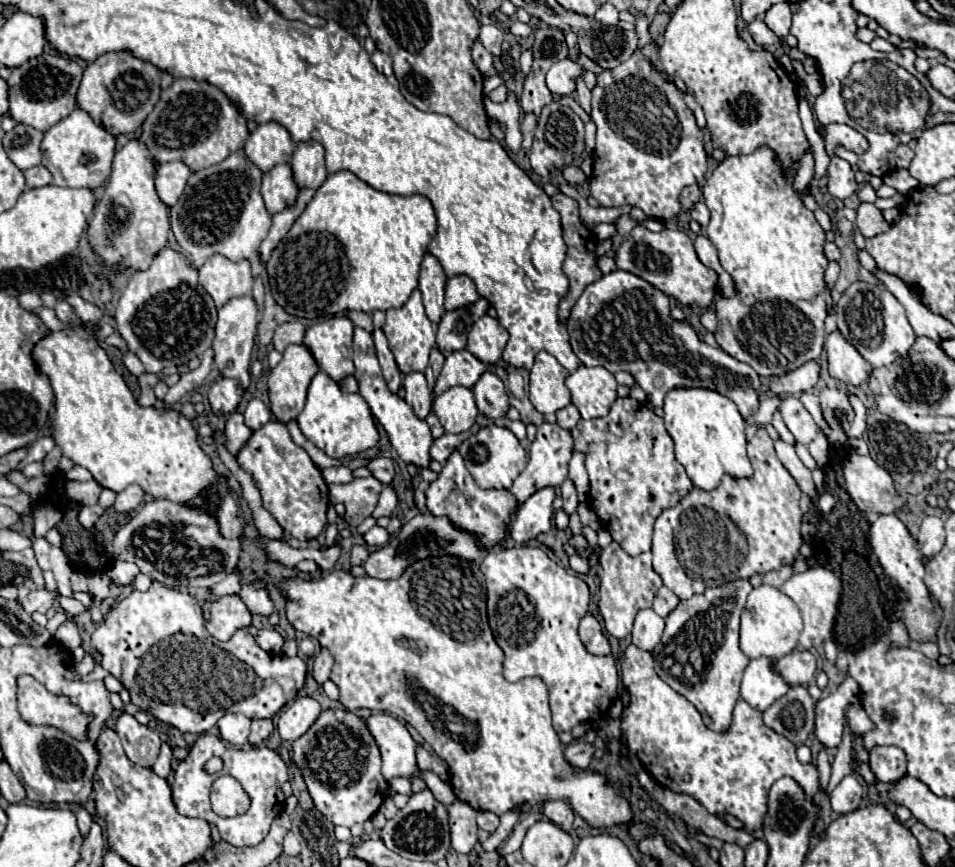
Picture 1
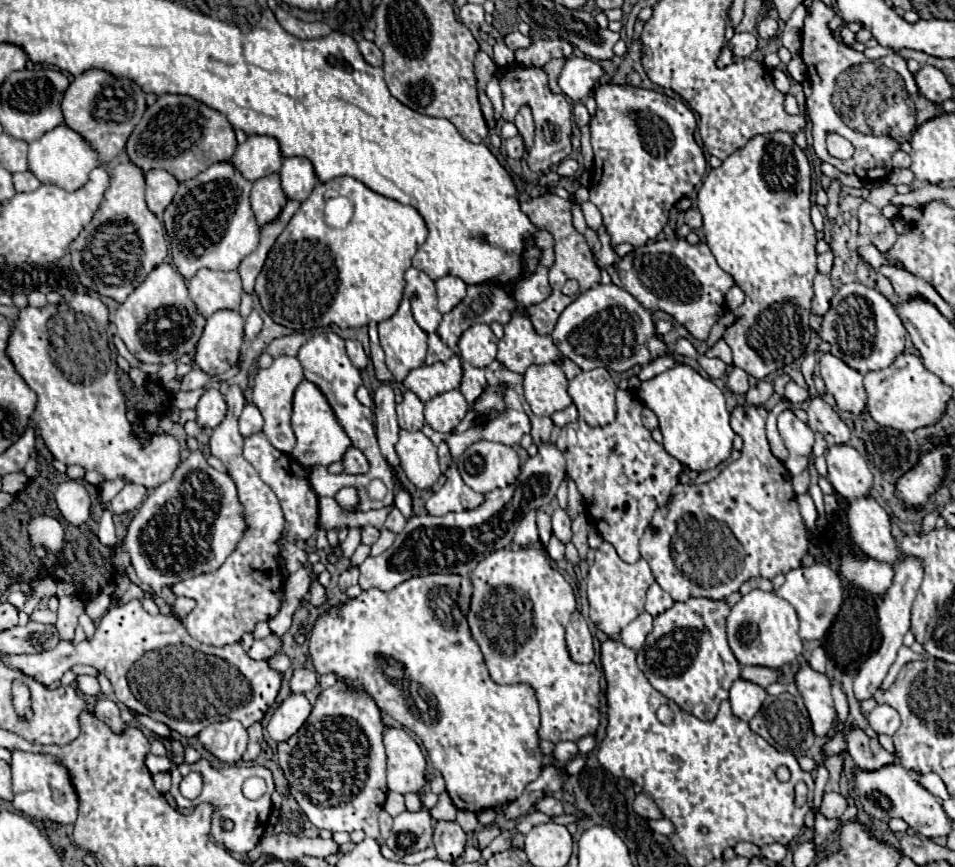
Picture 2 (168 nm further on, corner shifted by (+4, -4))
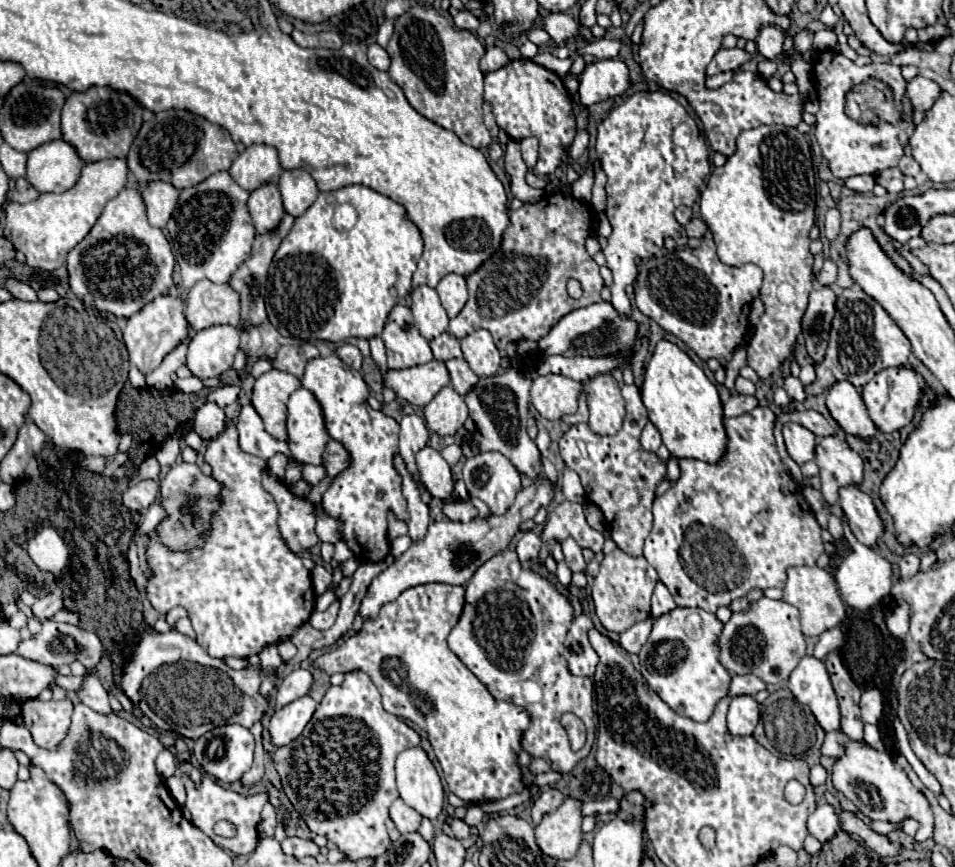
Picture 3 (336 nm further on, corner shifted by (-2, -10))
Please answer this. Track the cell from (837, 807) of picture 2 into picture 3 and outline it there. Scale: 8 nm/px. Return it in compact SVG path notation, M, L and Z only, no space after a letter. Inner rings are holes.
M824 803L820 805L808 819L808 831L822 843L832 839L840 827L840 813L834 809L834 805Z

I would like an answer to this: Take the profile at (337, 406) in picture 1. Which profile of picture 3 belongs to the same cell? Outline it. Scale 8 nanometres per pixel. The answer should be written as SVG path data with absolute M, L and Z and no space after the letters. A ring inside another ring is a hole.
M300 387L294 391L294 395L288 401L288 447L292 451L292 457L300 463L308 465L322 465L324 463L324 449L330 443L326 425L324 425L324 415L320 409L320 403L312 395L312 391Z

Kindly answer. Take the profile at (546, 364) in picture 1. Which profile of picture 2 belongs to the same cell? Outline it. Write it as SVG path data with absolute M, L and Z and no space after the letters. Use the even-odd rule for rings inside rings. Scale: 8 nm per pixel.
M530 365L524 373L524 397L536 415L552 415L572 403L568 379L560 365Z

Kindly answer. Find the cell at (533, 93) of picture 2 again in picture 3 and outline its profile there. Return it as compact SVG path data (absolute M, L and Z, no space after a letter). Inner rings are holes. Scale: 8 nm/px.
M516 59L516 61L510 61L508 65L504 65L502 69L486 75L484 99L492 103L492 111L494 111L498 127L502 127L514 141L522 141L524 137L530 137L530 135L540 139L540 155L538 155L538 163L536 163L536 173L538 175L554 173L556 167L562 163L564 151L570 149L572 139L576 135L576 117L572 113L572 99L564 87L562 79L556 73L548 71L542 65L536 65L530 59Z

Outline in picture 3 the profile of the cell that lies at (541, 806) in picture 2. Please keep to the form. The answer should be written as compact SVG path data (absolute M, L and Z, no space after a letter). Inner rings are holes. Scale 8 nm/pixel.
M544 787L540 791L540 795L538 795L538 799L534 801L534 807L532 807L534 823L538 825L542 821L542 817L544 817L544 813L554 813L562 803L564 803L564 795L558 789Z

